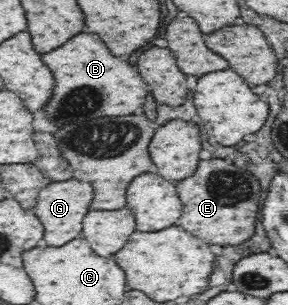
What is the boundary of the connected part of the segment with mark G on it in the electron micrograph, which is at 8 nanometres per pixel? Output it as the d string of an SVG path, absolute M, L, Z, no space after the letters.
M76 178L66 180L66 182L52 182L40 189L38 202L33 211L46 228L44 240L48 246L62 246L80 236L84 214L89 211L92 198L92 186L88 182L80 182Z

